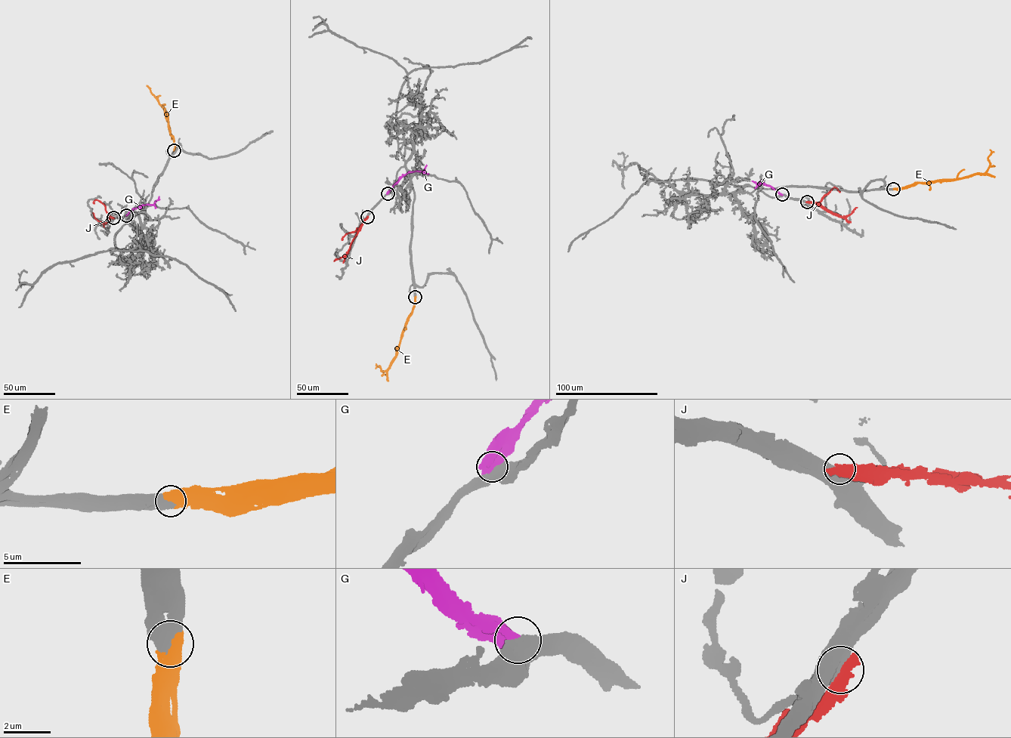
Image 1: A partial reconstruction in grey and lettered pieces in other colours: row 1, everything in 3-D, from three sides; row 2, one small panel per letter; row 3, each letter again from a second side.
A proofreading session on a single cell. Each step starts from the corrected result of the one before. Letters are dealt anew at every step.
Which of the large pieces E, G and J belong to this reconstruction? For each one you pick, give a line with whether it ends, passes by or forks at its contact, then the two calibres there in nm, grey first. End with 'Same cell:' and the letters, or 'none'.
E: it ends; calibres 500 and 550 nm
Same cell: E

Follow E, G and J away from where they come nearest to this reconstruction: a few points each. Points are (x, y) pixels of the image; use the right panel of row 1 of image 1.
E: (893, 189), (918, 183), (953, 180), (984, 173), (989, 166), (990, 149)
G: (782, 194), (769, 186), (760, 183), (758, 185), (762, 180)
J: (807, 202), (821, 205), (842, 217), (850, 214), (857, 207)

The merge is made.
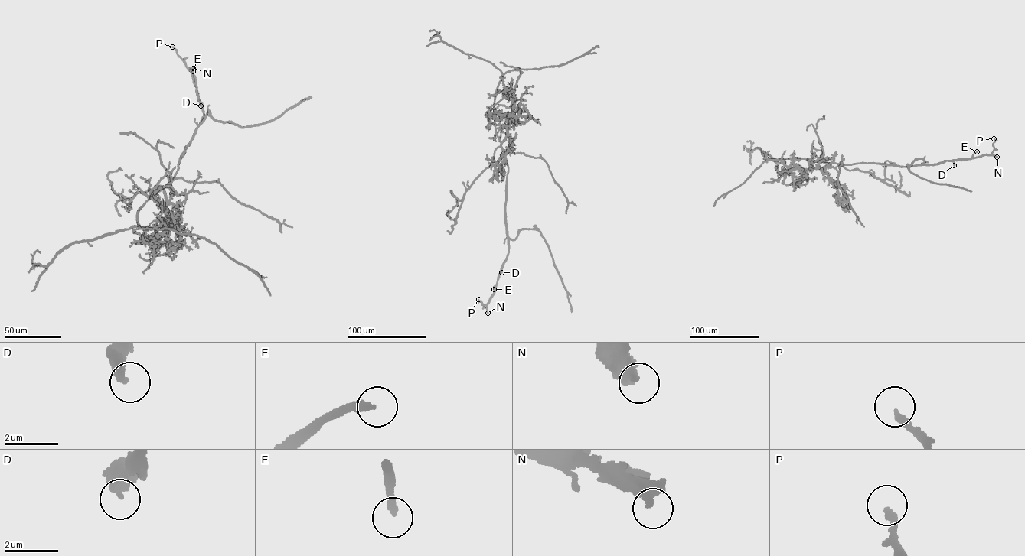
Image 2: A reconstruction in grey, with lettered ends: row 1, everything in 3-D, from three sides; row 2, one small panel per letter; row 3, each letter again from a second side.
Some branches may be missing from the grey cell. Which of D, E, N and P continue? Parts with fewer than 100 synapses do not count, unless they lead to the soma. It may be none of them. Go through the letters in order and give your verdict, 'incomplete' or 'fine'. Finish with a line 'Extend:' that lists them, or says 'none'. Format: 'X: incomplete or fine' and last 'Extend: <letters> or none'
D: fine
E: fine
N: fine
P: fine
Extend: none

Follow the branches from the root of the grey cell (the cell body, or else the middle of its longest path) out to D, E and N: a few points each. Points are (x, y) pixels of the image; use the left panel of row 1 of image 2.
D: (172, 178), (185, 147), (203, 117), (203, 105), (199, 99), (200, 105)
E: (172, 178), (185, 147), (204, 116), (203, 105), (198, 99), (192, 76), (193, 71)
N: (172, 178), (185, 147), (204, 116), (196, 79), (189, 70), (193, 68)

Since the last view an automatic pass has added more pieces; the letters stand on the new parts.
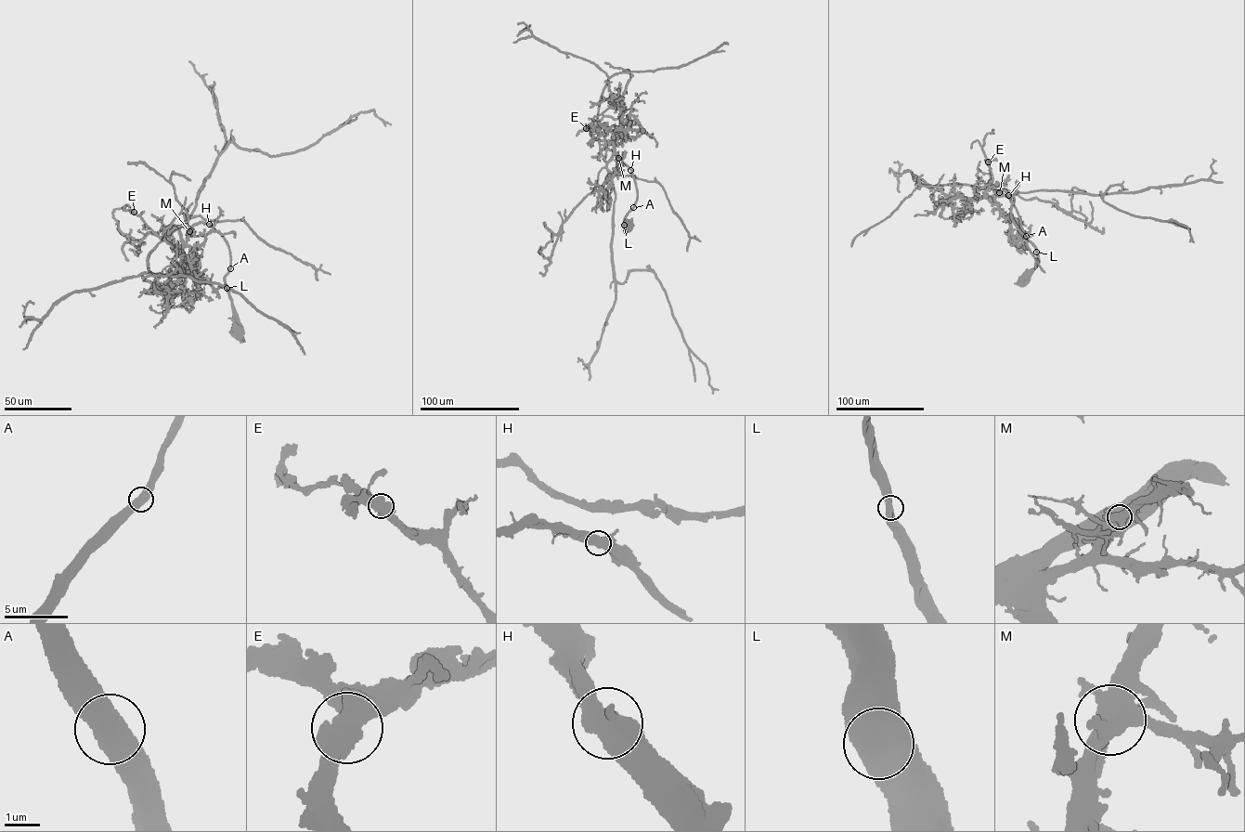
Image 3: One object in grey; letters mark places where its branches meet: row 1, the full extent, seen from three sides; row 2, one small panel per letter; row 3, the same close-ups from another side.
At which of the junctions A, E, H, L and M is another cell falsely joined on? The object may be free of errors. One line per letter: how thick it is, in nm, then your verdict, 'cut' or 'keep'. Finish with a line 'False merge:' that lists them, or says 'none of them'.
A: 600 nm thick; keep
E: 700 nm thick; keep
H: 600 nm thick; keep
L: 700 nm thick; keep
M: 550 nm thick; keep
False merge: none of them

